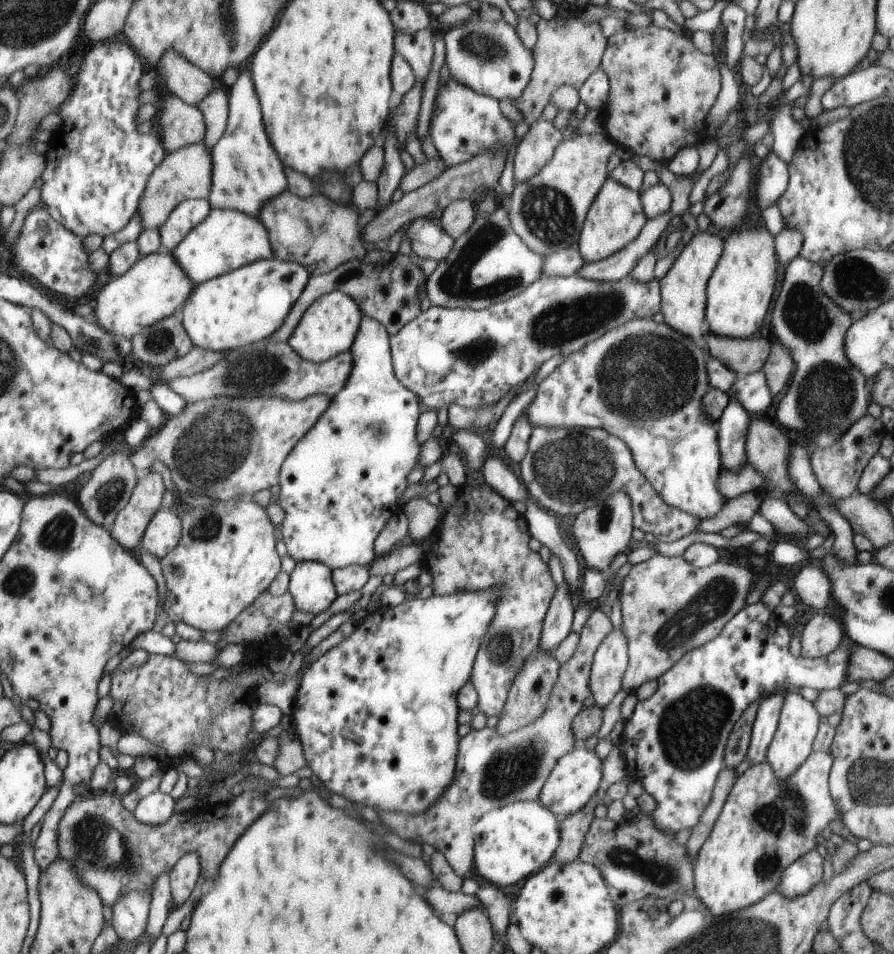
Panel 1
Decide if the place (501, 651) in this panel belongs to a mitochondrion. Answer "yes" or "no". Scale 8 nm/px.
yes

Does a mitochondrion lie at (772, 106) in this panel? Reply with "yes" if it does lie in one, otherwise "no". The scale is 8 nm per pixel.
no

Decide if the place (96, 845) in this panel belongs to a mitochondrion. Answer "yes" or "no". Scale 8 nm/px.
yes

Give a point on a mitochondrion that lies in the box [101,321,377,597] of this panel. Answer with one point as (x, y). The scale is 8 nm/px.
(213, 446)

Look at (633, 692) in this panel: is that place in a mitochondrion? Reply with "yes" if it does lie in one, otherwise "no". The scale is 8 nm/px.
no

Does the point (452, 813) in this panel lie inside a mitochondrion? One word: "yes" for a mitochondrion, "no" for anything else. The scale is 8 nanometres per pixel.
no

